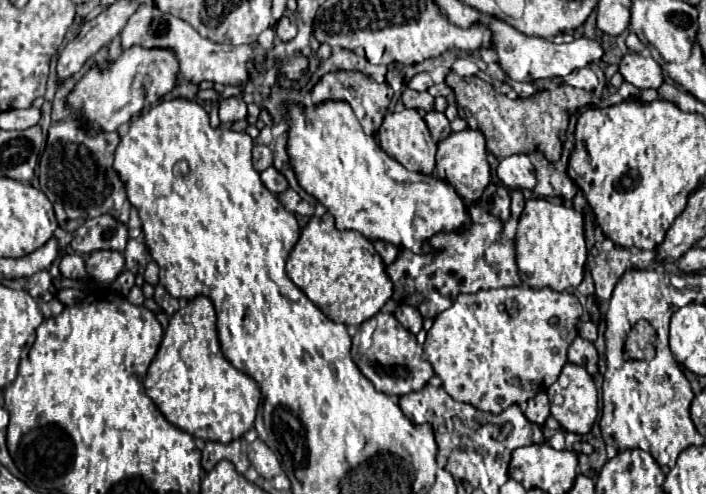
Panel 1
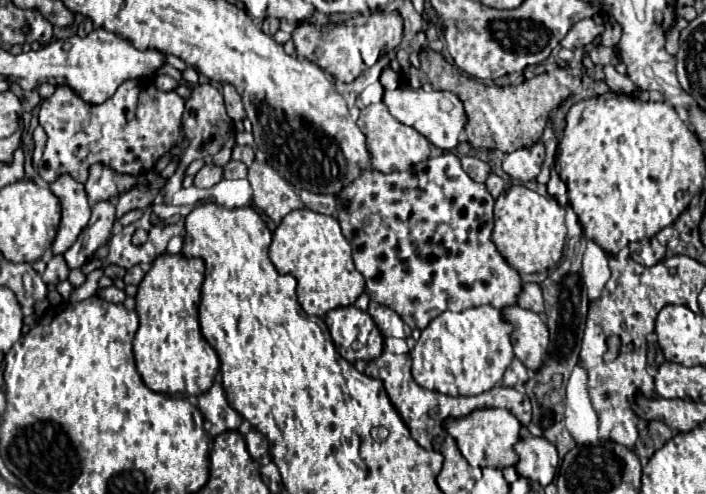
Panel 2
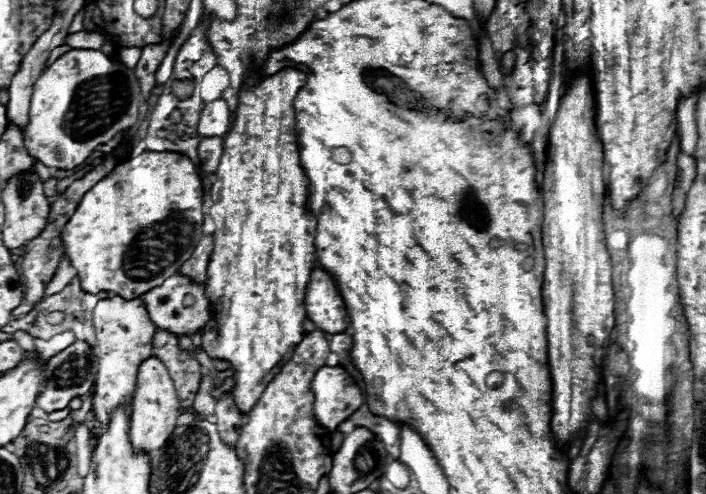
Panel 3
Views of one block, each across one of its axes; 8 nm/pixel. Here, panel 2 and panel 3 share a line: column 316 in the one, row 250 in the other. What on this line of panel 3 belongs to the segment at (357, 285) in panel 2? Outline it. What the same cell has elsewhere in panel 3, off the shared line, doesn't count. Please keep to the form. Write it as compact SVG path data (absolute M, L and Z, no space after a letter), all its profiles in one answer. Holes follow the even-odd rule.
M252 68L248 72L248 80L242 84L240 88L240 96L238 96L238 108L236 108L236 116L234 116L234 124L230 128L230 132L224 138L224 150L222 150L222 158L220 158L220 166L214 174L214 184L208 190L208 214L212 216L216 230L214 230L214 250L210 256L210 264L208 264L208 276L206 276L206 296L212 302L220 302L222 310L216 314L216 320L210 322L212 332L206 332L202 338L202 348L208 356L212 358L222 358L228 360L232 366L230 370L236 370L234 378L236 378L236 386L230 390L230 394L234 396L236 406L240 408L240 412L246 416L252 406L256 404L256 400L262 396L264 388L268 386L268 382L276 376L276 372L282 366L282 358L286 358L286 354L304 338L304 320L306 320L306 308L304 308L304 294L306 294L306 284L310 280L310 272L314 268L316 262L316 244L314 244L314 236L316 236L316 216L310 214L306 210L308 204L308 176L304 174L304 168L300 164L300 152L298 152L298 140L296 140L296 110L294 110L294 98L298 94L298 90L306 84L306 74L296 70L296 68L284 68L272 76L262 76L260 70Z

